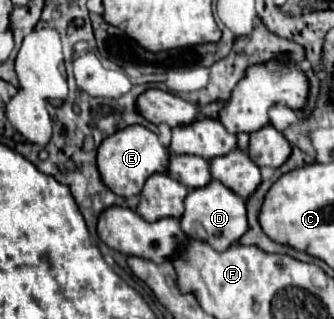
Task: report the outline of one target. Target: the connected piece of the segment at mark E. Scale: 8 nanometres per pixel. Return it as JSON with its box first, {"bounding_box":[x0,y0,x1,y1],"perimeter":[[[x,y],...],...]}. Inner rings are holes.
{"bounding_box":[97,125,167,197],"perimeter":[[[131,125],[101,141],[97,147],[97,169],[101,173],[101,181],[105,181],[113,193],[119,197],[131,197],[141,193],[149,175],[167,171],[167,157],[167,149],[159,143],[159,137],[153,131],[145,129],[143,125]]]}

